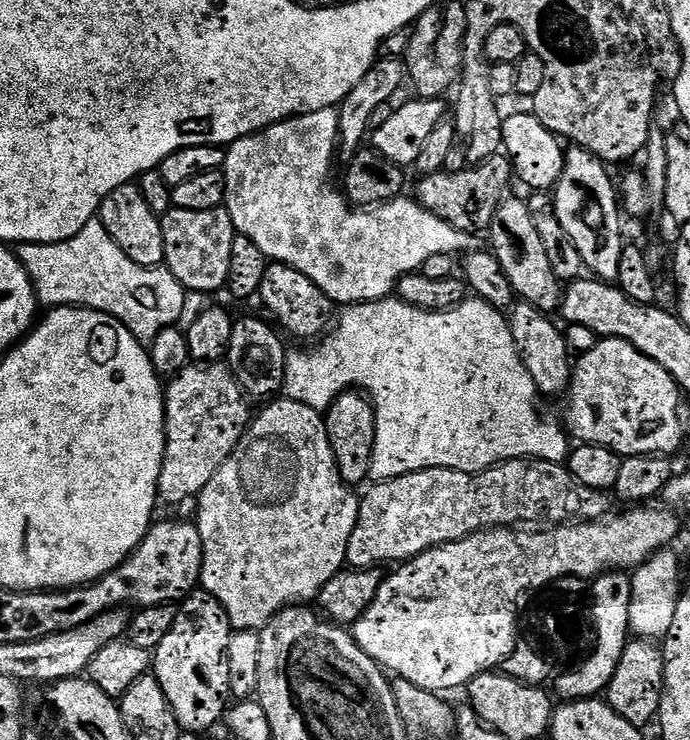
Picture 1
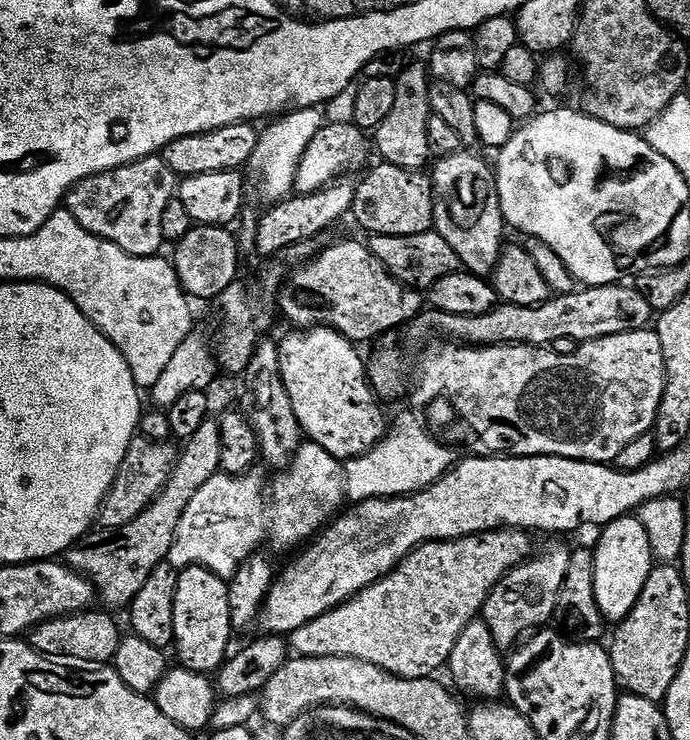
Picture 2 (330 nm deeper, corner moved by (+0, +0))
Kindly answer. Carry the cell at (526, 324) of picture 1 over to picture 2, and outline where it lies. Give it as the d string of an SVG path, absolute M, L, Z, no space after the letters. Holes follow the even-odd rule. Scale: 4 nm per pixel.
M472 150L441 156L435 164L430 172L434 194L434 231L446 238L446 242L450 242L454 254L458 254L463 271L485 278L491 277L500 252L506 246L506 225L493 165L489 161L487 164L482 157L475 156Z

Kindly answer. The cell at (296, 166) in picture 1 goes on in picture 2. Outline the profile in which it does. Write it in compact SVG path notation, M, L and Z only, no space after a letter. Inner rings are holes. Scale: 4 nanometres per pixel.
M319 107L298 108L294 112L281 115L273 119L268 129L263 129L258 138L258 146L254 146L252 161L246 166L246 180L256 191L258 199L264 203L264 206L271 206L280 203L281 200L287 200L293 195L296 187L296 175L298 174L298 162L302 162L302 154L306 154L306 146L310 146L310 138L318 134L318 130L325 125L325 113Z

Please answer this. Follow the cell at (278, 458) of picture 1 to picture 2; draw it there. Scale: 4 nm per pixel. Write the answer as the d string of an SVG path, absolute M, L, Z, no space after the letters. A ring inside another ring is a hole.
M311 442L301 443L288 467L273 476L276 477L270 484L260 470L245 472L243 476L218 474L210 478L210 482L206 482L206 486L202 486L202 490L190 498L190 506L186 506L182 522L178 522L178 534L174 538L174 546L170 546L167 563L177 570L197 564L214 574L230 578L239 570L242 562L246 562L246 558L257 555L263 549L260 547L264 539L268 539L278 551L291 553L307 545L345 507L344 464L326 454L322 446Z

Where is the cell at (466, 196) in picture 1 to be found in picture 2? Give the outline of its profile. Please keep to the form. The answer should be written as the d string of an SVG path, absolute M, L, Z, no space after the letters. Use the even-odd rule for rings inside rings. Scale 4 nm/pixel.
M383 162L369 167L363 173L362 179L356 184L356 193L352 203L351 219L356 219L360 228L365 228L372 236L409 236L410 234L422 234L433 231L434 225L434 194L432 193L432 181L423 171L411 172L402 166L394 166Z

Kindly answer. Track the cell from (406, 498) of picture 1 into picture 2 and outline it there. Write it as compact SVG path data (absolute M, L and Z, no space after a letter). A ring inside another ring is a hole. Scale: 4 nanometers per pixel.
M497 528L494 532L480 532L476 536L463 536L457 540L435 540L418 546L390 574L351 600L322 614L322 618L314 618L314 622L306 622L306 626L298 626L298 630L287 633L288 647L296 656L349 656L411 680L435 677L436 671L447 665L450 650L454 650L454 642L458 642L458 634L462 634L470 621L483 613L490 590L494 590L494 586L510 570L533 555L531 538L527 531L519 528Z

